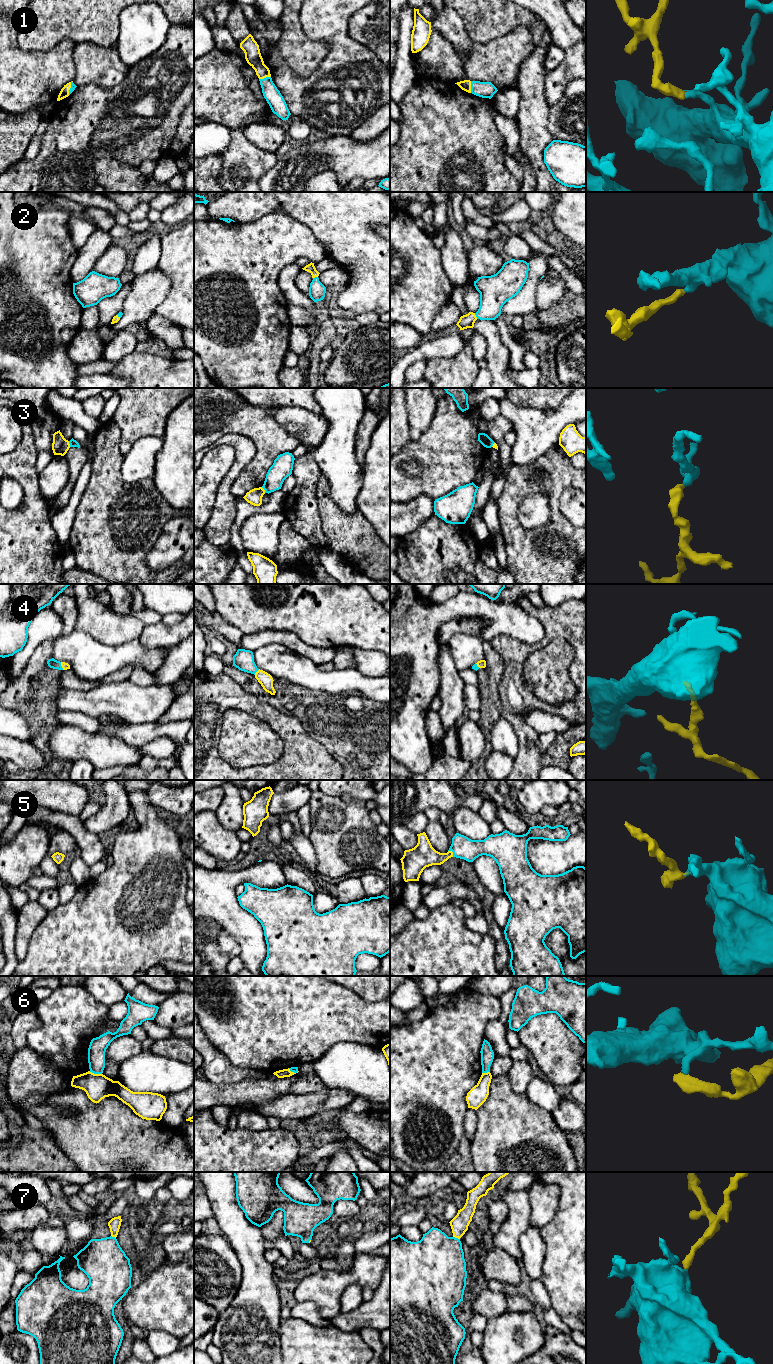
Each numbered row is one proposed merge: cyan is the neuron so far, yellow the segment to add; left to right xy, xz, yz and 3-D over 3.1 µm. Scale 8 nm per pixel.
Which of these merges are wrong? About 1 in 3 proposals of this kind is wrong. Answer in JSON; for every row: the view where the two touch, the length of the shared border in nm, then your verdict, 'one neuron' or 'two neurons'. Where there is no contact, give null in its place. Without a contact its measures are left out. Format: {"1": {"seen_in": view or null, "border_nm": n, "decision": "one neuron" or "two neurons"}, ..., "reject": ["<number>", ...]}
{"1": {"seen_in": "xz", "border_nm": 100, "decision": "one neuron"}, "2": {"seen_in": "yz", "border_nm": 50, "decision": "one neuron"}, "3": {"seen_in": "xy", "border_nm": 50, "decision": "two neurons"}, "4": {"seen_in": "xz", "border_nm": 60, "decision": "one neuron"}, "5": {"seen_in": "yz", "border_nm": 70, "decision": "one neuron"}, "6": {"seen_in": "xy", "border_nm": 110, "decision": "two neurons"}, "7": {"seen_in": "yz", "border_nm": 60, "decision": "one neuron"}, "reject": ["3", "6"]}

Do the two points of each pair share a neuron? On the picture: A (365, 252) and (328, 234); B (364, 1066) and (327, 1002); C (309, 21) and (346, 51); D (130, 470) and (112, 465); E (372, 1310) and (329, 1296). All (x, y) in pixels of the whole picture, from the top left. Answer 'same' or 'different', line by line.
A: same
B: different
C: same
D: different
E: different

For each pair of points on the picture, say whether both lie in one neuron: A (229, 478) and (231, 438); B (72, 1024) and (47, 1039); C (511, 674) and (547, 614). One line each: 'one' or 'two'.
A: one
B: one
C: one

